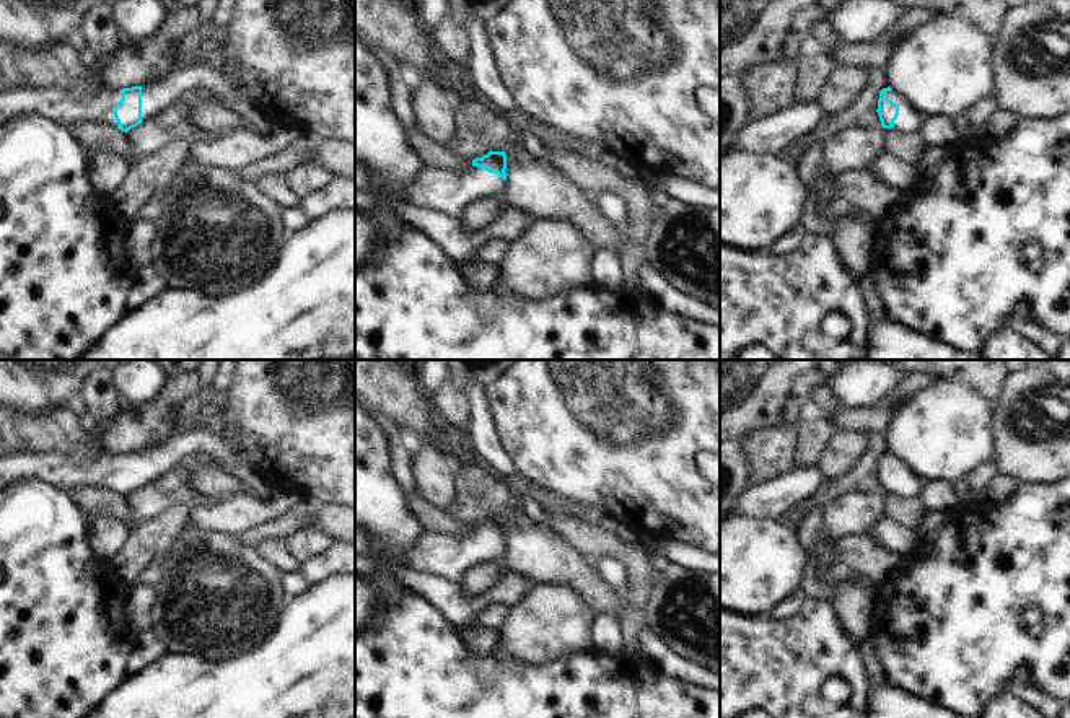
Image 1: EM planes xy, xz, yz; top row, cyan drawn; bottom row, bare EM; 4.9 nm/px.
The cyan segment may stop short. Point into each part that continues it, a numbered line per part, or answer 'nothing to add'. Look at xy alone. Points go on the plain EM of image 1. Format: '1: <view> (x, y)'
1: xy (157, 461)
2: xy (67, 472)

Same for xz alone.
1: xz (451, 557)

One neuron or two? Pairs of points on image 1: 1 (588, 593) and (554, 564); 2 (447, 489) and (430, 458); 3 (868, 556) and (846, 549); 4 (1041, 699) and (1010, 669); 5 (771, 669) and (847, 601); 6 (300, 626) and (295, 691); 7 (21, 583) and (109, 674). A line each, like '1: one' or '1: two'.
1: one
2: one
3: one
4: two
5: two
6: one
7: one

